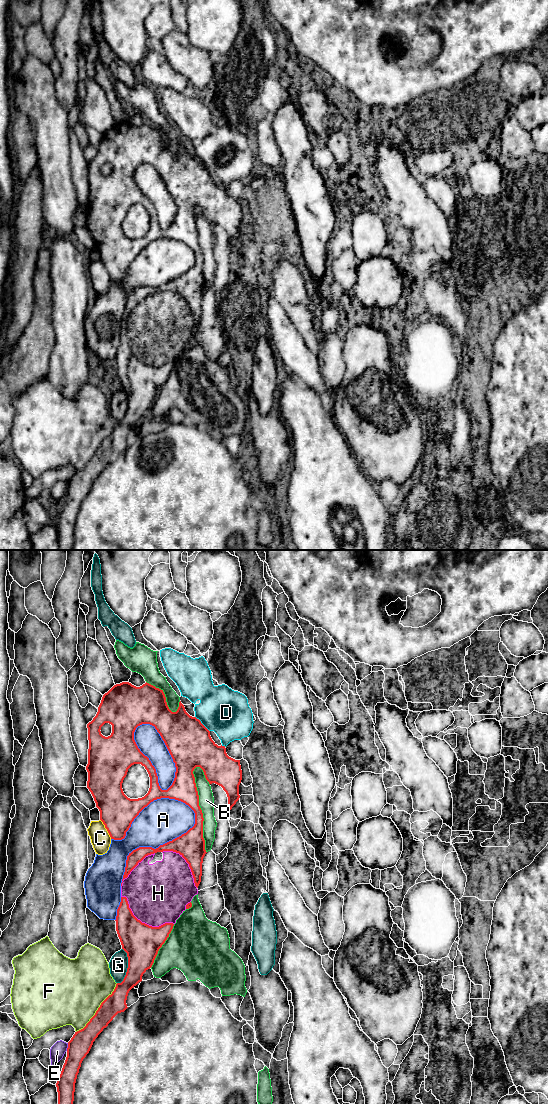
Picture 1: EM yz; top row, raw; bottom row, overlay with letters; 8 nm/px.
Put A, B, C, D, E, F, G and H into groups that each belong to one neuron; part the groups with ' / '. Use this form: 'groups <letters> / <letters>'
groups A / B / C / D / E / F / G / H

